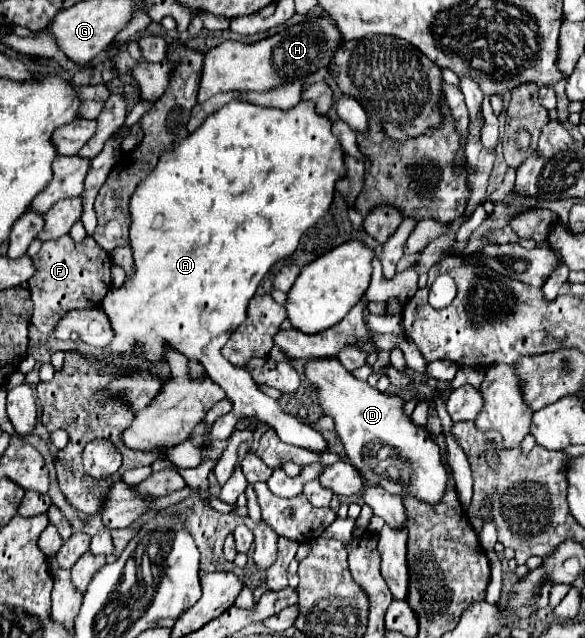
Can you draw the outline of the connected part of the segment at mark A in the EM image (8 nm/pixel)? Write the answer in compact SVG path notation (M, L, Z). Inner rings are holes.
M233 100L211 114L189 138L177 142L169 154L161 154L157 170L137 186L137 192L133 192L129 200L129 242L135 272L119 288L111 288L101 302L101 310L115 334L107 352L113 356L137 354L157 364L167 360L165 348L169 346L185 358L203 364L205 372L233 402L231 412L235 418L257 418L273 428L285 444L319 454L327 452L329 442L321 432L305 424L297 414L285 412L277 400L263 394L249 372L235 368L221 356L221 348L245 320L249 300L263 276L277 260L291 256L303 232L329 210L335 182L343 170L341 144L331 134L331 122L315 114L311 102L297 104L289 112L283 112Z

